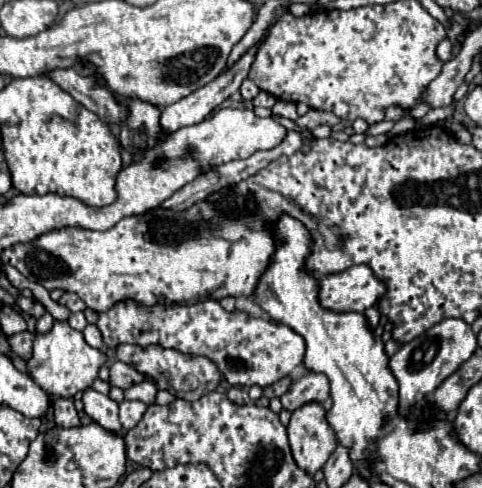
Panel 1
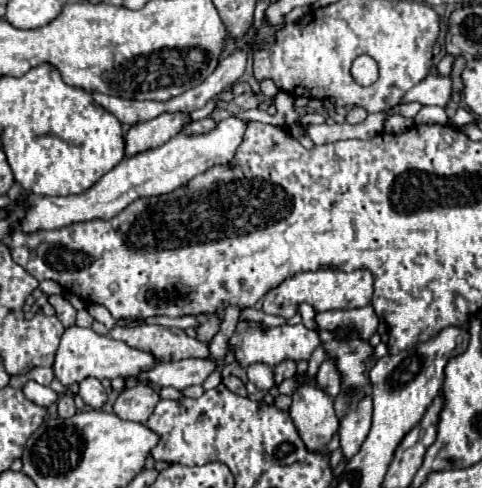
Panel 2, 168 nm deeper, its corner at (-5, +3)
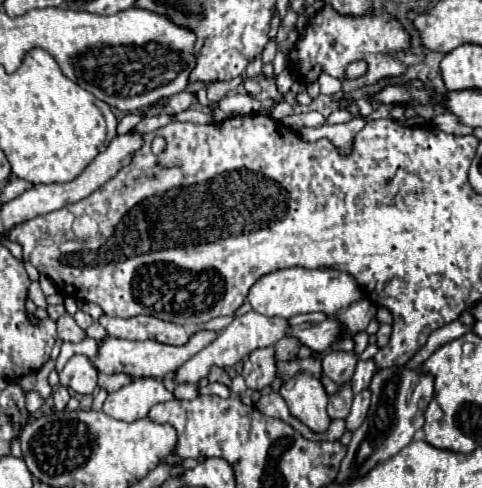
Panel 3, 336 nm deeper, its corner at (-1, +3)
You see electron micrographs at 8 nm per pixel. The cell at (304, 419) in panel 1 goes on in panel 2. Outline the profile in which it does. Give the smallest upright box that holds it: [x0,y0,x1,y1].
[290,384,340,452]

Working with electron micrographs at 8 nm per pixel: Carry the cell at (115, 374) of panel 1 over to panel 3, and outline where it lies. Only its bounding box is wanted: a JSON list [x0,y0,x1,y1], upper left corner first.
[174,312,288,384]

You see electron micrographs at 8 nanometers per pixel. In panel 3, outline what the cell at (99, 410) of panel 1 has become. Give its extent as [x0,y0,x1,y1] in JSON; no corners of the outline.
[60,356,98,394]

